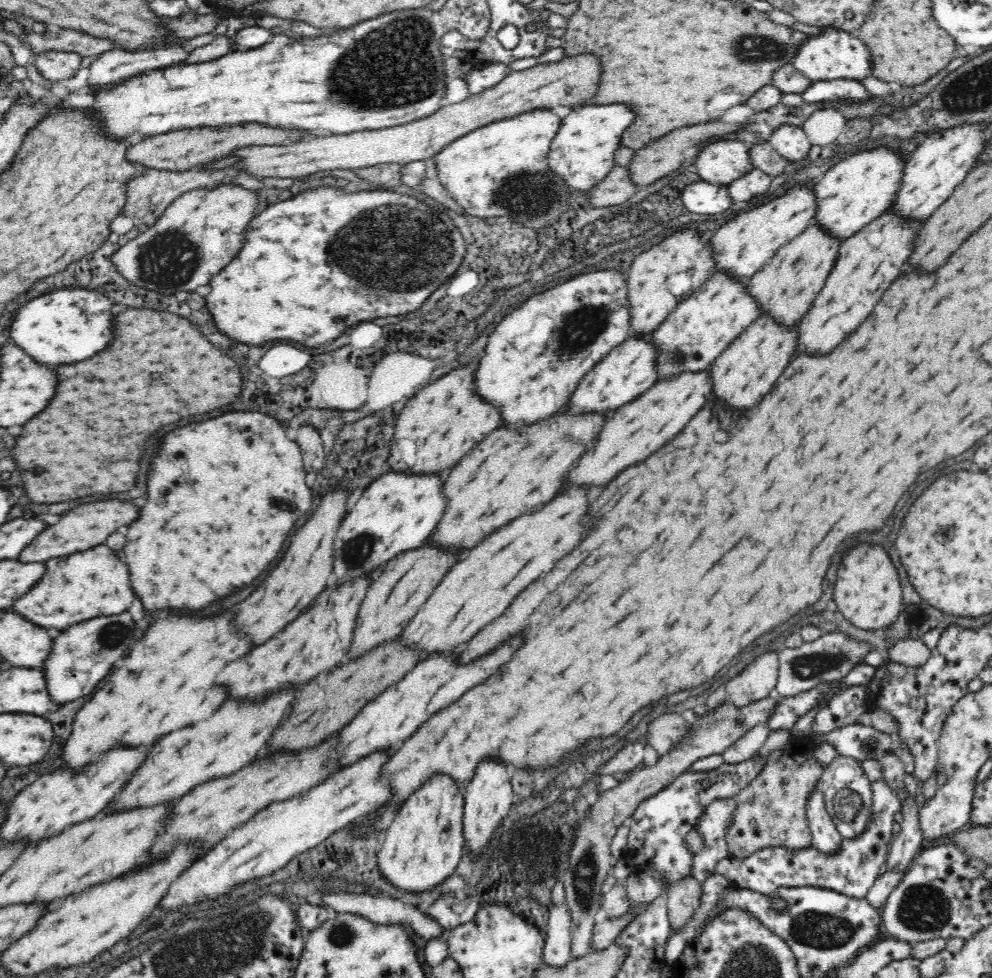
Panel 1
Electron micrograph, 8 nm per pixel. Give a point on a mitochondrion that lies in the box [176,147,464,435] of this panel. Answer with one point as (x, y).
(403, 248)

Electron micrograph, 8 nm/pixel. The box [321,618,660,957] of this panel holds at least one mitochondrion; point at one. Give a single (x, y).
(584, 866)

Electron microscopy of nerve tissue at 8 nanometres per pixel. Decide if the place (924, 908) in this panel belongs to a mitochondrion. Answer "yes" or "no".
yes

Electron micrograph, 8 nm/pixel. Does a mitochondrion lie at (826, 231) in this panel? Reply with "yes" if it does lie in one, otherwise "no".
no

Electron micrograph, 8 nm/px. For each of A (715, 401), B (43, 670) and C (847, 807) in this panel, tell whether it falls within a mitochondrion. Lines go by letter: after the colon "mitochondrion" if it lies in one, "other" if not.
A: other
B: other
C: mitochondrion

